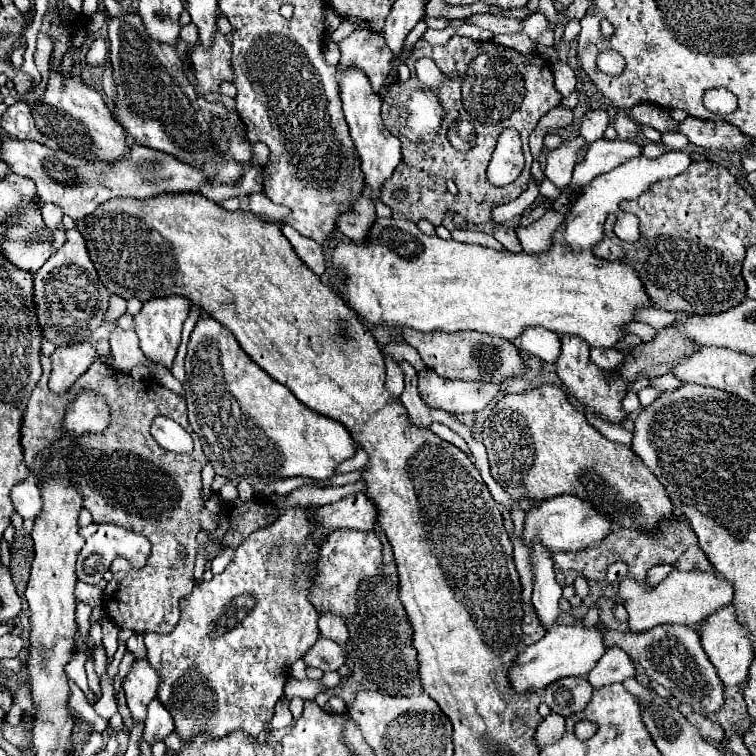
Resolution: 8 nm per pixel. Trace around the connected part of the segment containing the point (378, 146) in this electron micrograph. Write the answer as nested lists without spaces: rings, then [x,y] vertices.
[[[336,65],[336,71],[338,71],[338,85],[340,85],[340,99],[342,99],[344,117],[346,117],[346,123],[350,127],[350,137],[360,153],[362,173],[364,173],[366,185],[380,199],[382,183],[392,175],[392,171],[400,163],[402,153],[400,153],[398,139],[392,133],[388,133],[386,127],[382,125],[382,119],[380,119],[382,99],[378,93],[372,91],[372,85],[370,85],[366,73],[358,67],[342,67],[342,65]]]

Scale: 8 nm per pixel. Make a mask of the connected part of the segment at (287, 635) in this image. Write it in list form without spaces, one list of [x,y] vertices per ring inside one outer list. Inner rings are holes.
[[[364,493],[350,495],[324,507],[314,507],[312,511],[306,511],[306,507],[290,507],[272,525],[252,531],[234,551],[234,559],[220,575],[214,575],[212,581],[204,581],[200,587],[194,587],[190,597],[182,601],[182,617],[172,633],[144,635],[148,651],[146,657],[160,675],[158,699],[166,709],[170,709],[182,741],[190,741],[198,731],[222,737],[234,729],[244,729],[256,737],[264,729],[264,723],[274,715],[276,701],[284,695],[288,667],[302,659],[320,637],[318,613],[308,599],[308,589],[316,573],[318,545],[322,545],[332,531],[370,531],[374,523],[376,509]],[[312,519],[316,521],[314,533],[310,527]]]

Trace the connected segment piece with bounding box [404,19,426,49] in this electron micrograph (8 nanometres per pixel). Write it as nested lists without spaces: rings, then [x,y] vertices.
[[[422,19],[422,21],[412,29],[412,33],[406,37],[406,45],[404,45],[404,49],[412,49],[412,45],[422,37],[424,31],[426,31],[426,21]]]

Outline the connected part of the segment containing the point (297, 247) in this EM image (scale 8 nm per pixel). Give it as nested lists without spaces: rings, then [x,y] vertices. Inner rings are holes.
[[[282,225],[282,233],[286,235],[286,239],[292,243],[296,255],[304,261],[306,267],[310,267],[316,275],[322,275],[324,273],[324,253],[322,253],[322,247],[314,241],[314,239],[308,239],[304,235],[300,235],[296,229],[288,227],[288,225]]]

